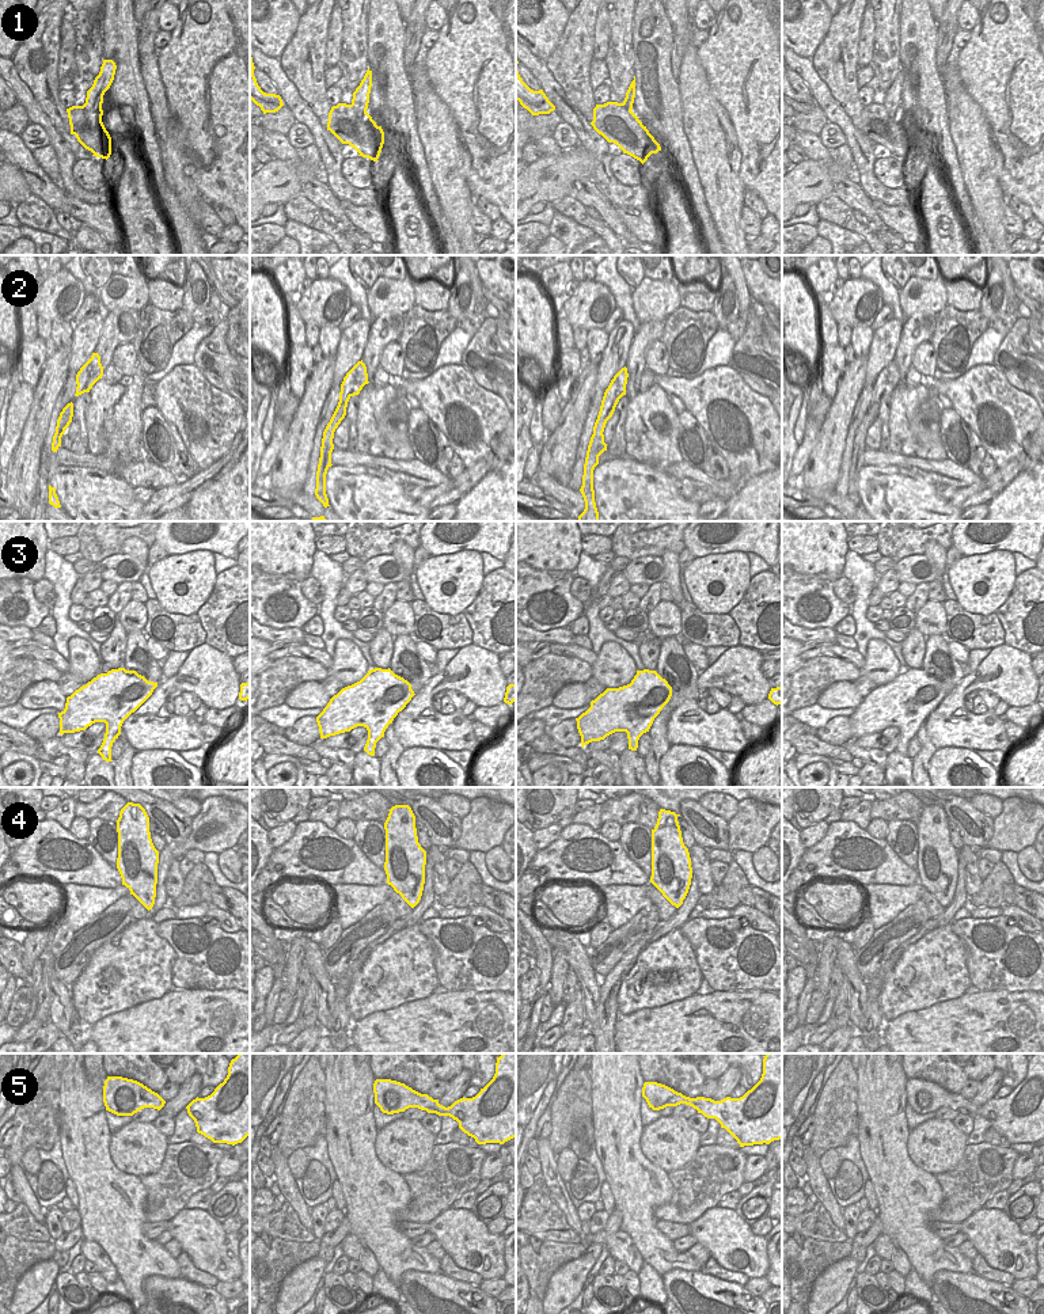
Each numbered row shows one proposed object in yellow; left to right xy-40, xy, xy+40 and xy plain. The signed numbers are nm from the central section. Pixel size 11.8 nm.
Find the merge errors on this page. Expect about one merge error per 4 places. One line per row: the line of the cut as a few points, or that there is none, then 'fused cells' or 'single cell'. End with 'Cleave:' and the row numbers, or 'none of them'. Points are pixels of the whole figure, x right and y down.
1: cut in xy-40 along (82, 106), (87, 124), (95, 129); fused cells
2: cut in xy along (342, 405), (344, 413), (336, 426); fused cells
3: no cut; single cell
4: no cut; single cell
5: no cut; single cell
Cleave: 1, 2

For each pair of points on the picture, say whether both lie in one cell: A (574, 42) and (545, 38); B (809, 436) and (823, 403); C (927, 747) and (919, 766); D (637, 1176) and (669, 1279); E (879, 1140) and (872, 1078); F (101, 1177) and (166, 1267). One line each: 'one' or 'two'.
A: two
B: one
C: one
D: two
E: one
F: one

